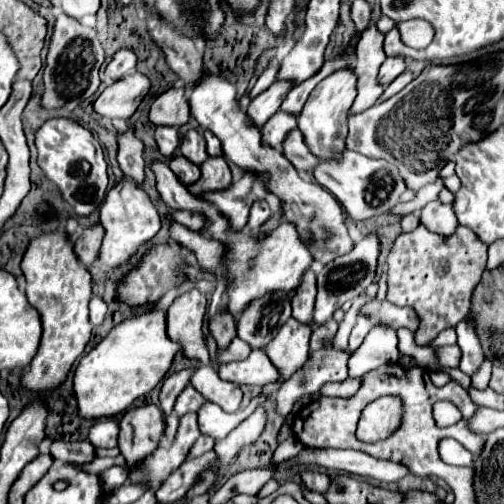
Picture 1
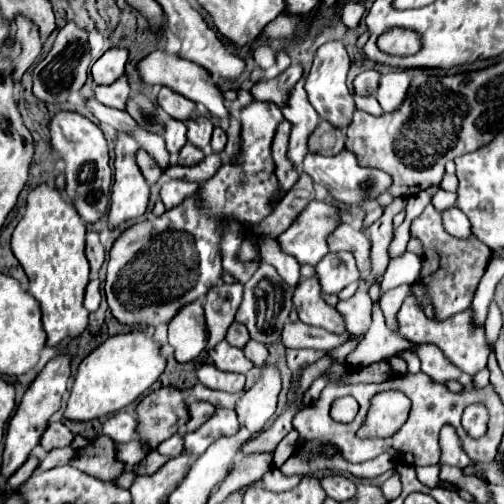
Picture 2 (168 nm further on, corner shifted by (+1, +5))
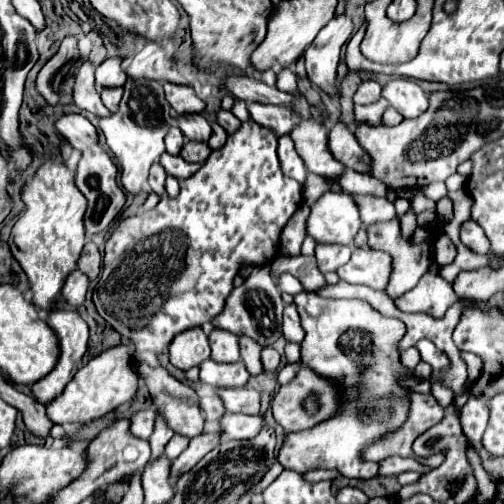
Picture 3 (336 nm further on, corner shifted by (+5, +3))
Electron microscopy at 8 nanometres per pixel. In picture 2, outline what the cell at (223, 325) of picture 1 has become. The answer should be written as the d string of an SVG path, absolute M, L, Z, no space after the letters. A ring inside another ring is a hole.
M232 322L230 328L228 328L228 332L226 332L226 340L228 340L228 344L232 344L236 348L244 348L246 342L250 340L250 336L248 336L248 330L244 328L244 324Z

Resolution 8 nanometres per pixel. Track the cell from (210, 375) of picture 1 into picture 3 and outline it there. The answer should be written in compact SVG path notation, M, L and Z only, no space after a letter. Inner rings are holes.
M206 360L200 366L200 380L216 388L240 388L248 382L248 378L250 374L242 360L232 362L232 364L220 364L220 362Z

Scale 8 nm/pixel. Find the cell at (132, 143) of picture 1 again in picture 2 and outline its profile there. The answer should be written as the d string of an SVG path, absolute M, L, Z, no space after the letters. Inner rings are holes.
M140 150L140 152L136 154L136 164L140 166L140 172L142 172L142 176L146 178L148 184L154 184L154 182L162 176L160 168L156 166L156 162L154 162L144 150Z

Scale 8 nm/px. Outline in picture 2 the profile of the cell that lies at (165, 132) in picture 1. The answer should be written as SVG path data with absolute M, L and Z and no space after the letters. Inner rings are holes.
M168 120L166 122L166 148L172 156L180 152L180 148L186 144L186 126L180 120Z

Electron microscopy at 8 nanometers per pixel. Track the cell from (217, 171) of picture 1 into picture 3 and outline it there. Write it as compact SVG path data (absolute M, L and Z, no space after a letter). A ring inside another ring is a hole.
M168 152L162 154L160 164L164 166L164 170L166 170L168 174L172 174L172 176L178 178L178 180L184 180L184 178L188 178L190 174L194 174L194 172L200 170L200 164L190 164L190 162L186 162L184 158L172 156L172 154L168 154Z

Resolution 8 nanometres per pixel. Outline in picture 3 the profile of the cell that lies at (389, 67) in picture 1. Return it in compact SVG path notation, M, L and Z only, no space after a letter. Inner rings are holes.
M366 80L360 84L356 96L354 96L354 102L356 104L374 104L378 98L380 98L380 92L382 92L382 86L378 82L372 82L372 80Z

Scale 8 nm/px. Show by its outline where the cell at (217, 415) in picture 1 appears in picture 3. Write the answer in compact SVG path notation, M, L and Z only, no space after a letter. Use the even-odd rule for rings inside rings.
M226 414L220 422L222 432L228 438L238 438L238 440L246 440L246 438L254 438L264 426L262 416L248 416L248 414Z

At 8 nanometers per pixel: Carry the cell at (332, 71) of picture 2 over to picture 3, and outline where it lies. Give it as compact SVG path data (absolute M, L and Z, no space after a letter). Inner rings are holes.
M346 14L334 16L316 36L316 40L308 46L304 60L306 72L310 76L312 86L320 88L326 94L338 92L336 68L340 60L342 46L352 38L354 22Z

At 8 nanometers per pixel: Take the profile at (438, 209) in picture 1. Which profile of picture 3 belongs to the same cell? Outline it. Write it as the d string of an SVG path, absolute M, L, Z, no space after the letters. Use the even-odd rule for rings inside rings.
M472 220L464 222L460 228L460 240L476 254L488 254L490 246L488 246L488 238L484 234L484 230L480 230L480 226Z

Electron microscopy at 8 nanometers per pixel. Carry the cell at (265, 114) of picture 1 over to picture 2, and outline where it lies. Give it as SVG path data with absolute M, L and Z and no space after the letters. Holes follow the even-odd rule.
M252 100L242 112L242 152L238 164L224 164L212 180L200 184L200 190L194 198L184 200L180 206L166 210L160 218L150 218L146 222L138 222L118 236L110 250L108 272L106 272L106 300L112 310L112 316L122 324L146 324L158 326L160 322L168 322L180 306L190 300L198 300L206 296L206 290L220 282L222 266L220 266L220 228L218 222L222 218L236 218L244 226L254 226L262 222L270 212L270 198L278 192L278 180L274 176L274 160L270 156L270 142L276 126L284 120L280 108L276 104L260 104Z

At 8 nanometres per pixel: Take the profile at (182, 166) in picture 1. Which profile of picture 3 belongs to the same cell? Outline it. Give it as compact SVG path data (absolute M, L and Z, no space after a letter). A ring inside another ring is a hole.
M186 142L184 144L184 148L182 148L182 152L180 152L180 156L186 160L186 162L198 162L198 164L202 164L202 162L206 162L206 158L210 156L210 146L208 146L208 142Z

